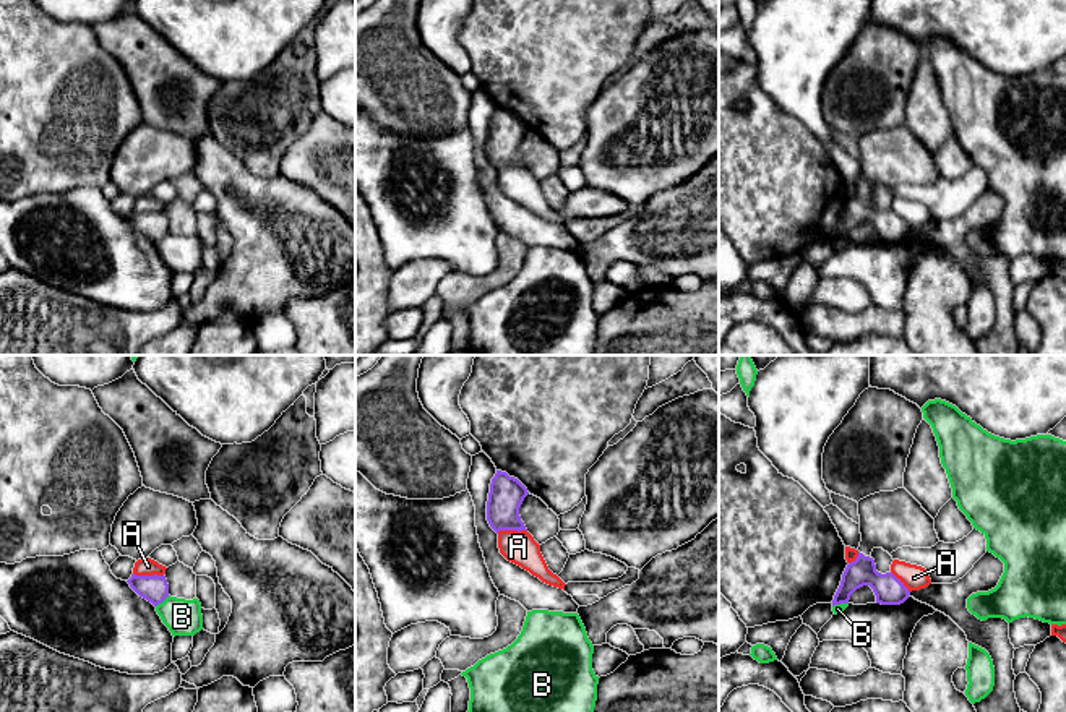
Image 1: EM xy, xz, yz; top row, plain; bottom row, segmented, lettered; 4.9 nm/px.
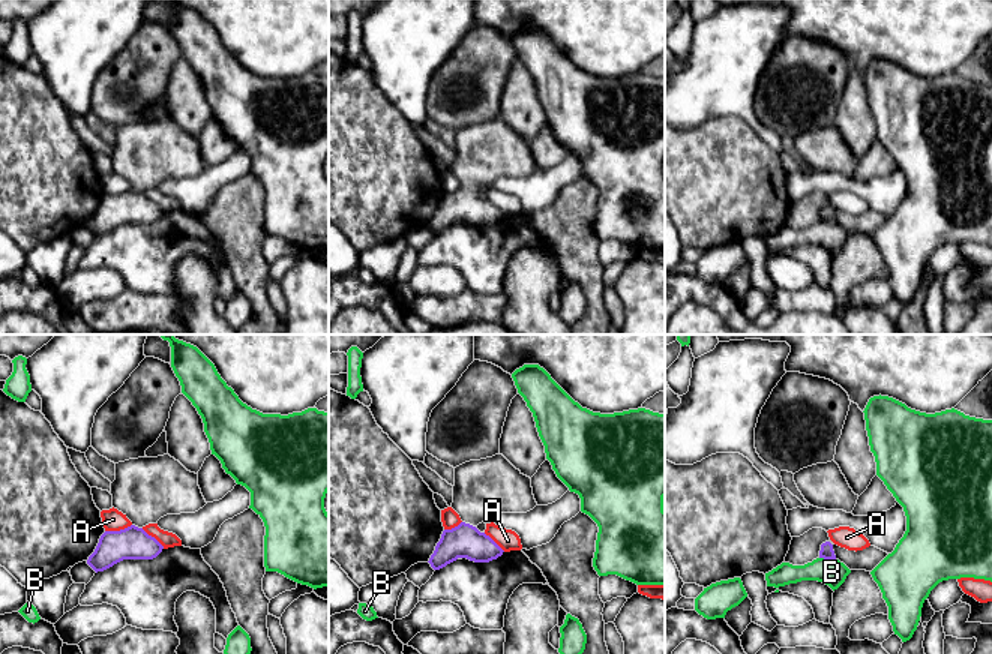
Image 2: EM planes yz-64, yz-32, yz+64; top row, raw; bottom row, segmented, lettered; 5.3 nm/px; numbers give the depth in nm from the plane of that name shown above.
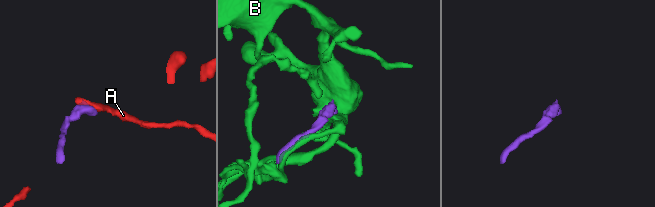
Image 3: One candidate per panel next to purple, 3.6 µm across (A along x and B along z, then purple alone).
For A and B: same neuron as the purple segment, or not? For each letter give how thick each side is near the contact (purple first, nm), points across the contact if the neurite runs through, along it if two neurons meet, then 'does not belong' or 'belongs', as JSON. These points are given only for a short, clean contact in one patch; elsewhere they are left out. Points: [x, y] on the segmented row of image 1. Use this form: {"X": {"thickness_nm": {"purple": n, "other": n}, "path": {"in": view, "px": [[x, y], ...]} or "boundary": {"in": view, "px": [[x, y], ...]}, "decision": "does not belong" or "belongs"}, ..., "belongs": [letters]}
{"A": {"thickness_nm": {"purple": 140, "other": 90}, "boundary": {"in": "xy", "px": [[133, 573], [163, 576]]}, "decision": "does not belong"}, "B": {"thickness_nm": {"purple": 140, "other": 180}, "decision": "does not belong"}, "belongs": []}

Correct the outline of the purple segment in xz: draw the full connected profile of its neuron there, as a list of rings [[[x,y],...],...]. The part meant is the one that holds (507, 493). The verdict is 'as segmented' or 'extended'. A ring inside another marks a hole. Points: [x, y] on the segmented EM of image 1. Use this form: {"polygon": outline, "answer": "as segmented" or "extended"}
{"polygon": [[[496,470],[487,501],[487,521],[496,534],[500,530],[527,530],[519,516],[519,508],[527,495],[527,488],[518,478]]], "answer": "as segmented"}

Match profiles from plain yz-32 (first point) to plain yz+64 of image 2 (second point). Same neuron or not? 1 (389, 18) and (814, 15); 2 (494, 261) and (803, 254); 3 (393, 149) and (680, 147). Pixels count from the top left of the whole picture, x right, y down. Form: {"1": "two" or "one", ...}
{"1": "two", "2": "one", "3": "one"}

